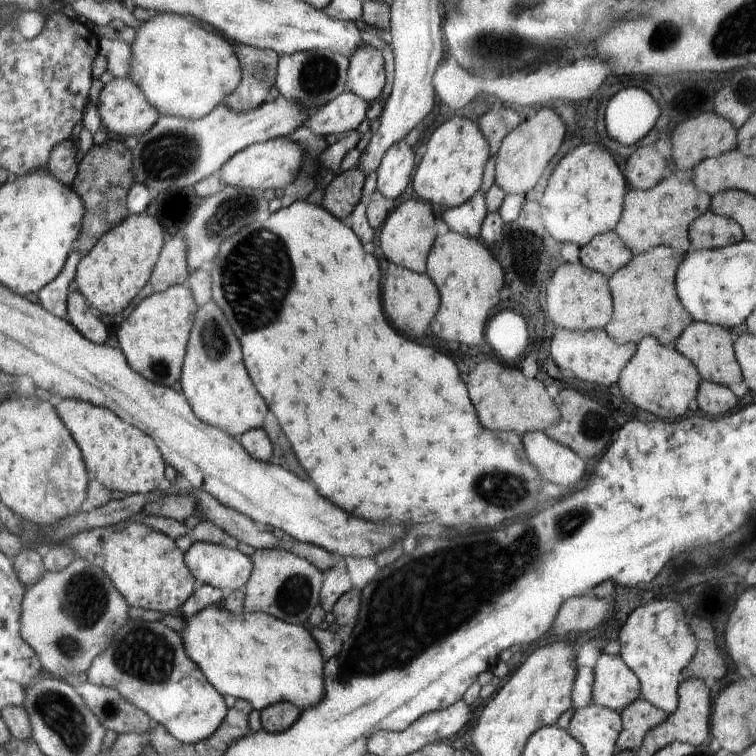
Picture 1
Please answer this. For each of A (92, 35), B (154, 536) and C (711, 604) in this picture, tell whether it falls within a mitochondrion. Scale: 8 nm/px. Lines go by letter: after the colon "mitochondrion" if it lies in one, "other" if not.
A: other
B: other
C: other

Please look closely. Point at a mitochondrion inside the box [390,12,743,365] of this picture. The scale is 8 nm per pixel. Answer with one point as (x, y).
(490, 46)

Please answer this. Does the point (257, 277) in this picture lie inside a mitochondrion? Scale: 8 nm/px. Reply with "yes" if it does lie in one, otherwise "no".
yes

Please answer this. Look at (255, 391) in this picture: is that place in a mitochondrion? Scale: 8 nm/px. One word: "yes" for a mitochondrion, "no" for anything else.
no

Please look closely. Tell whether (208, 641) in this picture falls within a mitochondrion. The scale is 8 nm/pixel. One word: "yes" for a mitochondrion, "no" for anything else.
no

